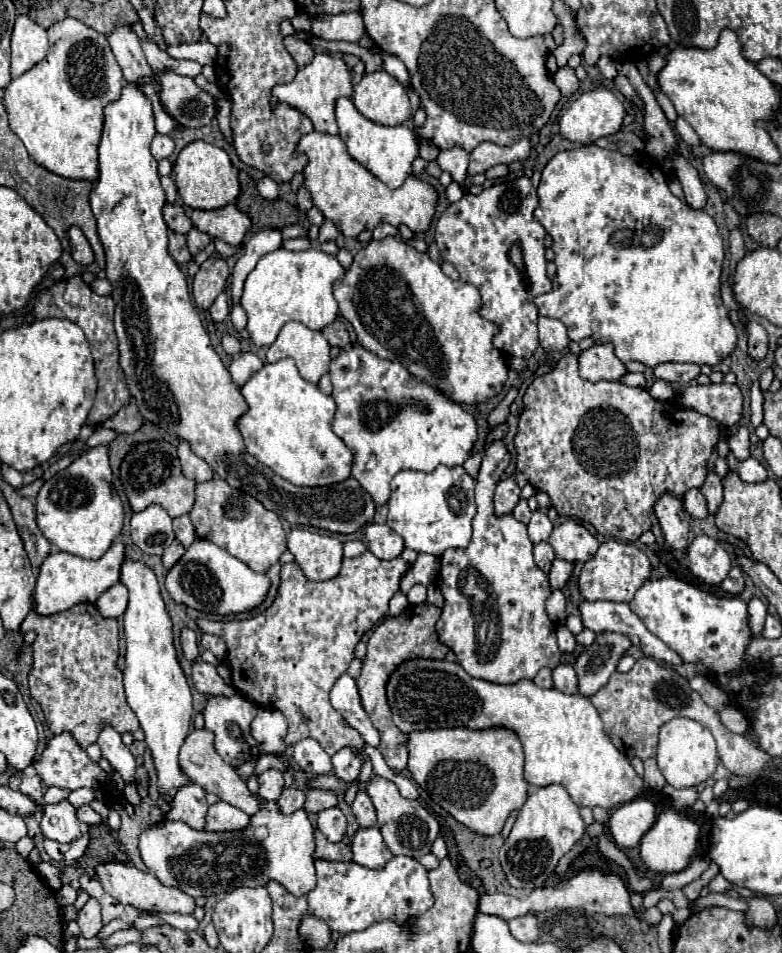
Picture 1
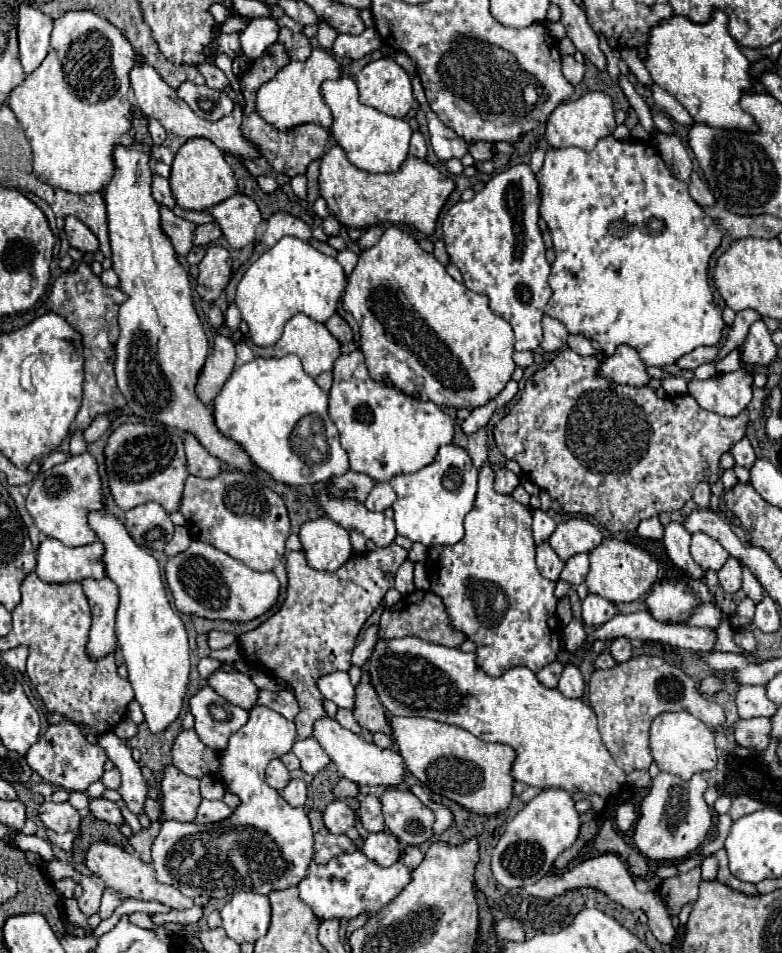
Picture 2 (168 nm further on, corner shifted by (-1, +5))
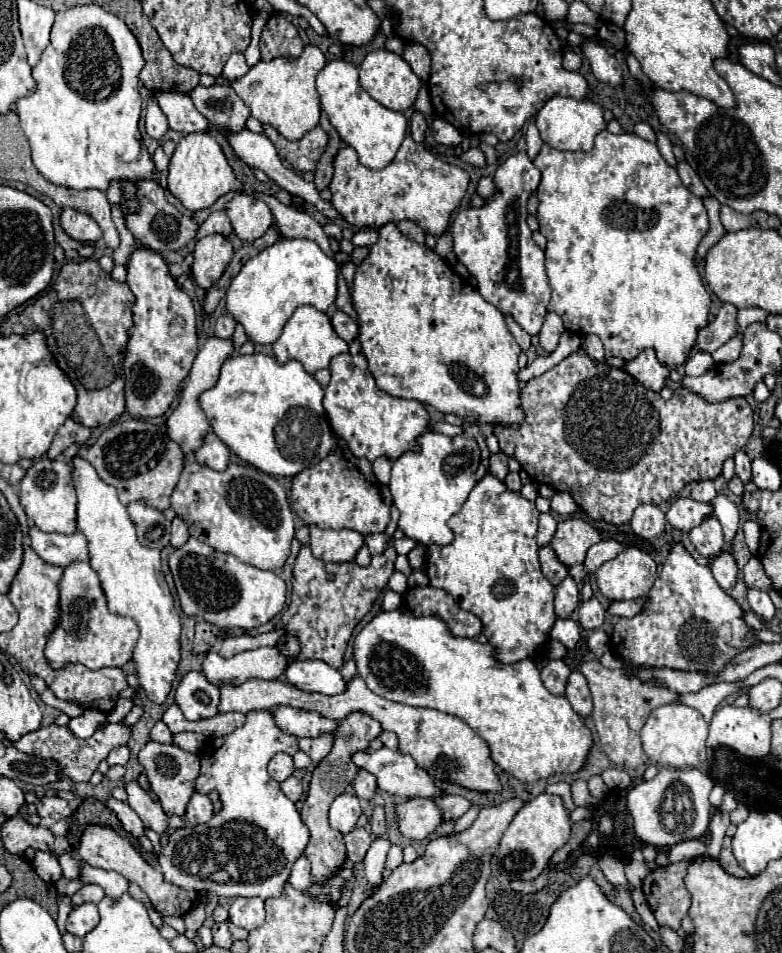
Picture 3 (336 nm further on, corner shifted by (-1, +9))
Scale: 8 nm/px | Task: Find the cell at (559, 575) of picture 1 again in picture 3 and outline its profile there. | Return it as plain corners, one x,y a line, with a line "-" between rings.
608,539
608,541
600,541
596,545
592,545
586,553
586,559
584,559
584,569
588,575
592,575
594,571
598,571
598,567
604,563
604,561
610,561
612,557
616,557
618,553
622,551
622,545
614,539

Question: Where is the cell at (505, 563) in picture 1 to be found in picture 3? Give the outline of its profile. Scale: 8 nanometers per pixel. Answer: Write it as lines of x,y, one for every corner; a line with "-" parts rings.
486,473
468,495
460,513
448,521
450,529
454,531
454,541
450,545
430,545
426,549
426,573
430,577
430,585
448,591
464,611
474,613
482,621
482,633
494,647
494,657
500,663
542,657
550,639
548,633
556,621
552,605
556,587
542,575
538,563
538,515
540,511
532,501
510,491
502,481

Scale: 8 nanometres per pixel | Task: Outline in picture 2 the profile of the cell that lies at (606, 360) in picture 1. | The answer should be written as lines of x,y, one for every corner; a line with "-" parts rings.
622,345
616,349
612,357
606,357
600,363
600,375
612,379
614,383
626,383
632,387
644,387
650,383
650,375
646,371
644,361
636,353
636,349

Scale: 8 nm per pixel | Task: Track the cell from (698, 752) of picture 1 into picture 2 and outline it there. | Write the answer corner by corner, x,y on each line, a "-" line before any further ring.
688,711
676,713
660,713
650,727
650,753
652,759
658,763
660,771
678,775
682,779
690,779
694,773
710,771
716,767
716,745
714,735
708,725
700,719
692,717

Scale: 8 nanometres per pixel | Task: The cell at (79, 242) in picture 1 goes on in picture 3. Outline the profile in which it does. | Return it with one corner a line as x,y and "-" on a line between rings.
64,209
60,215
60,225
72,239
76,239
80,243
96,243
98,239
102,239
100,227
86,213
80,213
74,209

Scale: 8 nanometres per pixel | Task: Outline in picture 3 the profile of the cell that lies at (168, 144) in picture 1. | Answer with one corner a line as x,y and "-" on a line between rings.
148,99
148,107
146,107
146,133
160,141
164,137
164,133
168,131
168,121
164,117
164,113
160,111
160,107
156,105
156,101

